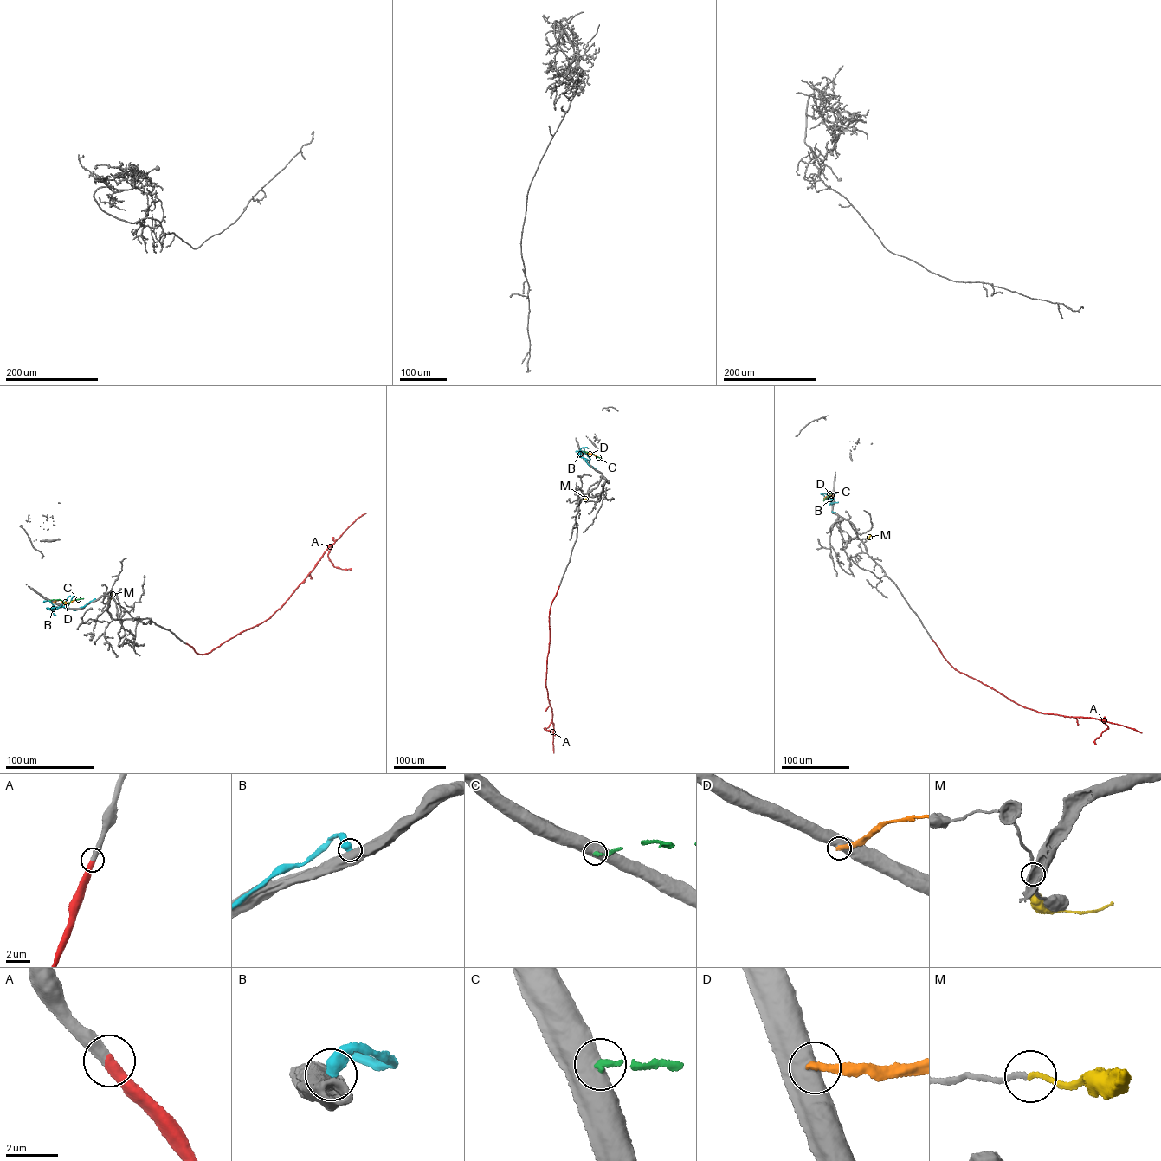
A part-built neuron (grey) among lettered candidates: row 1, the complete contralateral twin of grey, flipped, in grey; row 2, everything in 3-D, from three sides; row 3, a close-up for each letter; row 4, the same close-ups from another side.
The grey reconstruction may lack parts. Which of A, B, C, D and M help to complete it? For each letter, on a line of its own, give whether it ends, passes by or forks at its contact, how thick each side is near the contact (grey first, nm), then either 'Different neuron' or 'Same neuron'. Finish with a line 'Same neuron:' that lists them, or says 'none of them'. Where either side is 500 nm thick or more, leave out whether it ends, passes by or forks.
A: It ends there. Thickness 460 nm (grey) against 440 nm. Same neuron
B: Thickness 750 nm (grey) against 550 nm. Different neuron
C: Thickness 750 nm (grey) against 280 nm. Different neuron
D: Thickness 700 nm (grey) against 300 nm. Different neuron
M: It ends there. Thickness 200 nm (grey) against 190 nm. Same neuron
Same neuron: A, M

